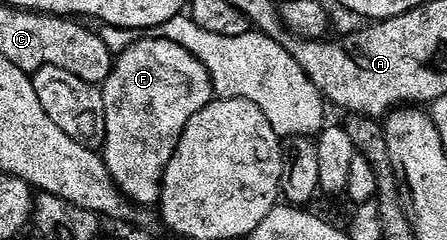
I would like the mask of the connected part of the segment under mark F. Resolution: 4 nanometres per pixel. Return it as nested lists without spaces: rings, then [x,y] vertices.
[[[138,38],[133,45],[126,49],[117,57],[118,61],[113,62],[109,69],[109,76],[104,84],[101,85],[102,92],[102,112],[101,123],[104,125],[104,137],[106,141],[100,147],[100,155],[106,162],[106,169],[110,172],[110,178],[114,181],[117,188],[122,191],[123,196],[135,205],[142,204],[157,205],[159,196],[162,195],[162,179],[164,178],[164,170],[168,166],[168,162],[172,158],[172,154],[176,150],[176,146],[180,142],[180,138],[184,134],[184,126],[188,126],[188,122],[192,122],[192,118],[196,118],[196,114],[200,114],[200,110],[204,110],[204,106],[208,106],[210,101],[215,99],[216,93],[214,84],[210,78],[209,70],[197,60],[193,54],[189,53],[184,47],[177,45],[176,42],[166,40],[156,40],[153,38]]]

